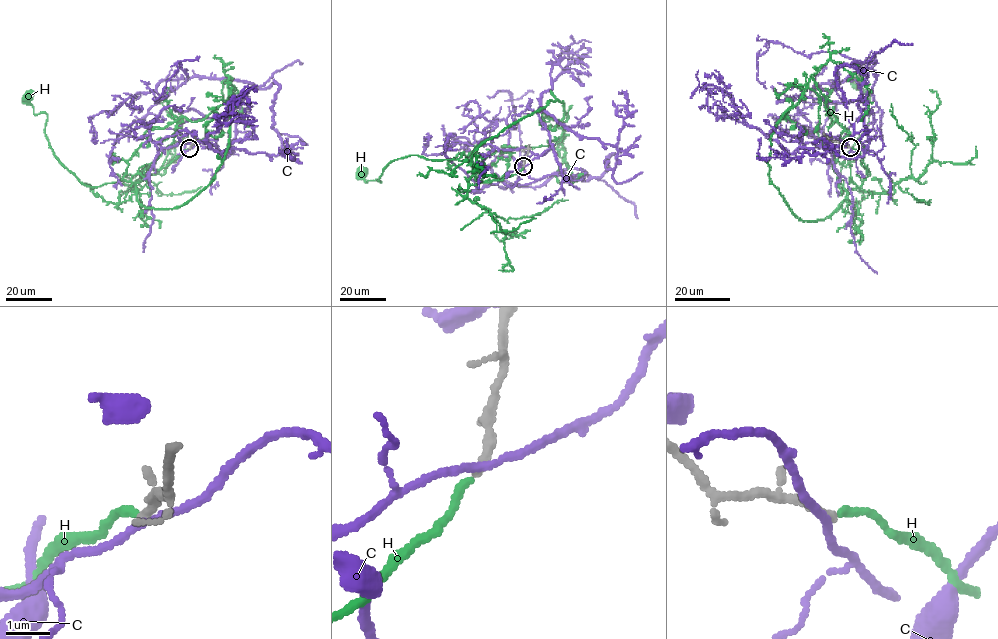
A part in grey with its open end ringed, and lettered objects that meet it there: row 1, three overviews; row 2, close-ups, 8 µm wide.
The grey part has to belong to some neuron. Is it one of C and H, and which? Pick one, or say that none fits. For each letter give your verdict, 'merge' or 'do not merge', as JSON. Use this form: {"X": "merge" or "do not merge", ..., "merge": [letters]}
{"C": "do not merge", "H": "merge", "merge": ["H"]}

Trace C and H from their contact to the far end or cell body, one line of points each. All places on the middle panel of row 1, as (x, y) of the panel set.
C: (524, 166), (510, 187), (598, 178), (613, 153), (615, 167), (612, 144), (540, 105), (570, 45), (591, 42)
H: (523, 166), (501, 180), (477, 181), (468, 161), (416, 155), (390, 161), (381, 181), (366, 181), (362, 171)

